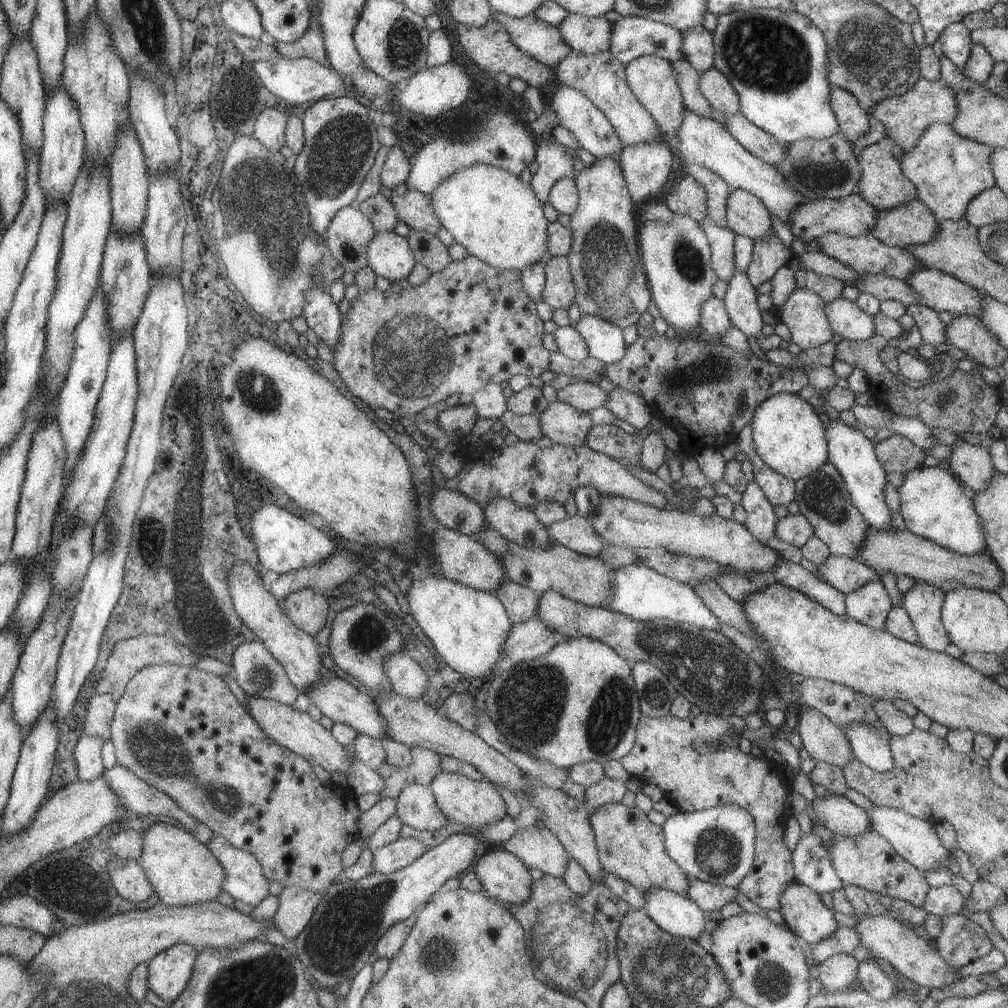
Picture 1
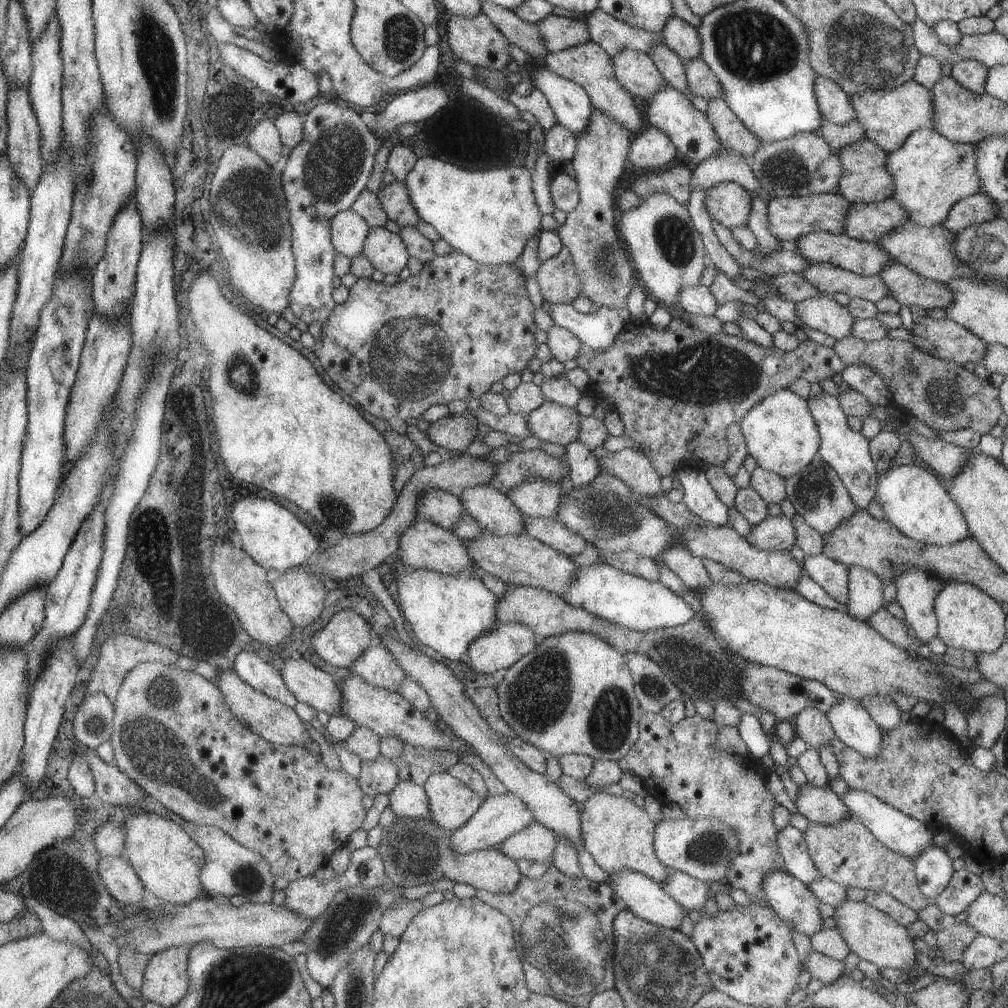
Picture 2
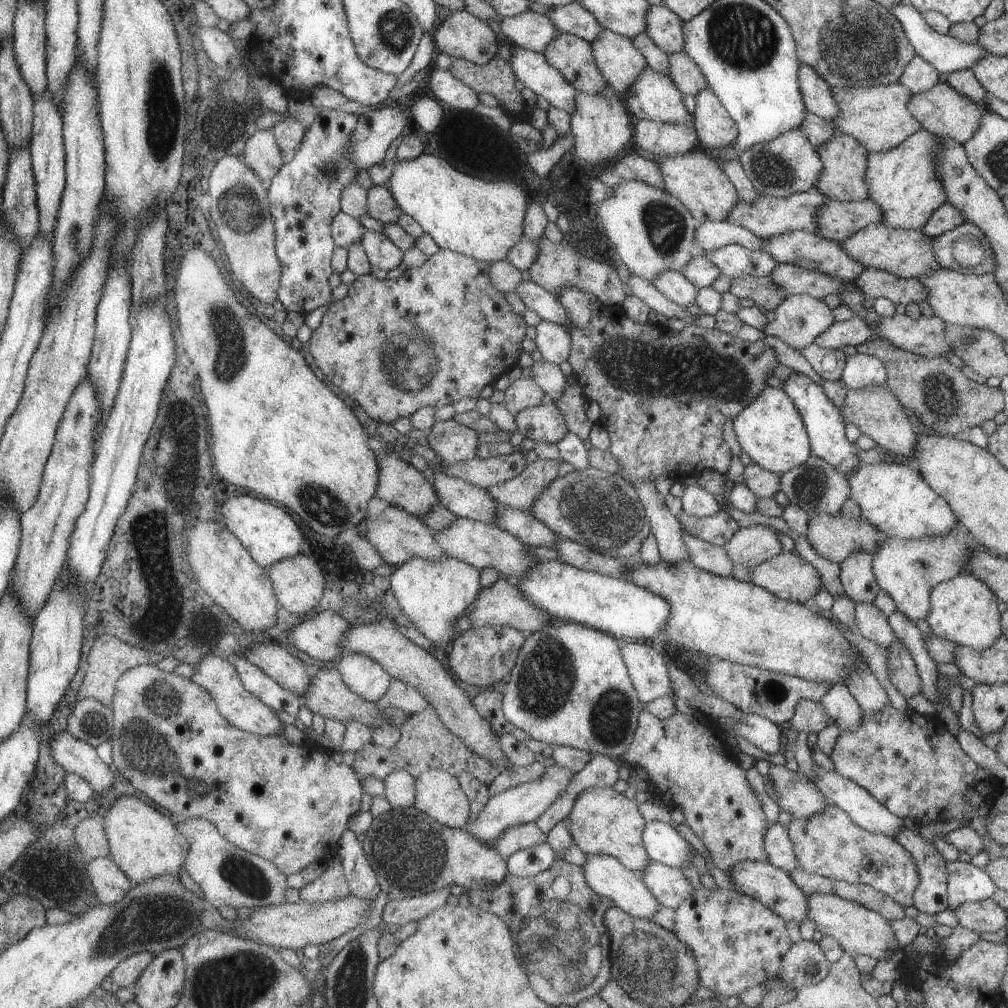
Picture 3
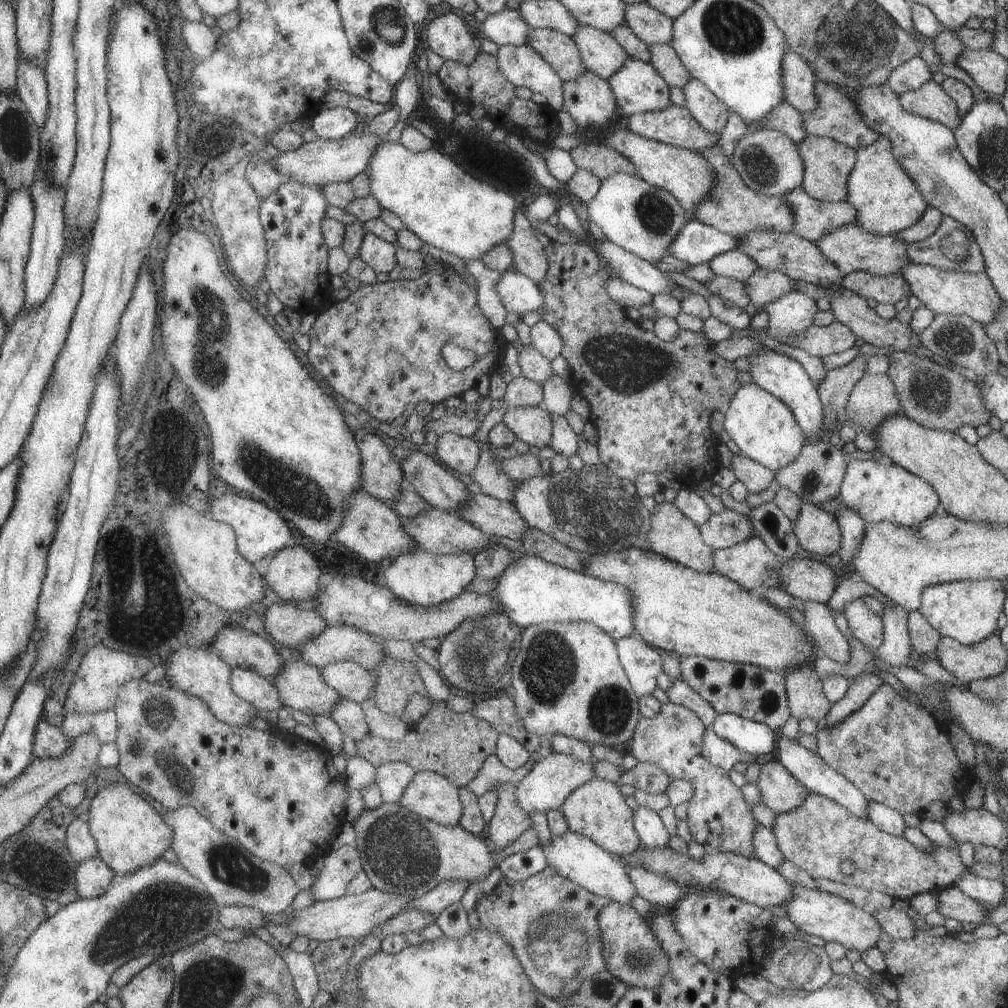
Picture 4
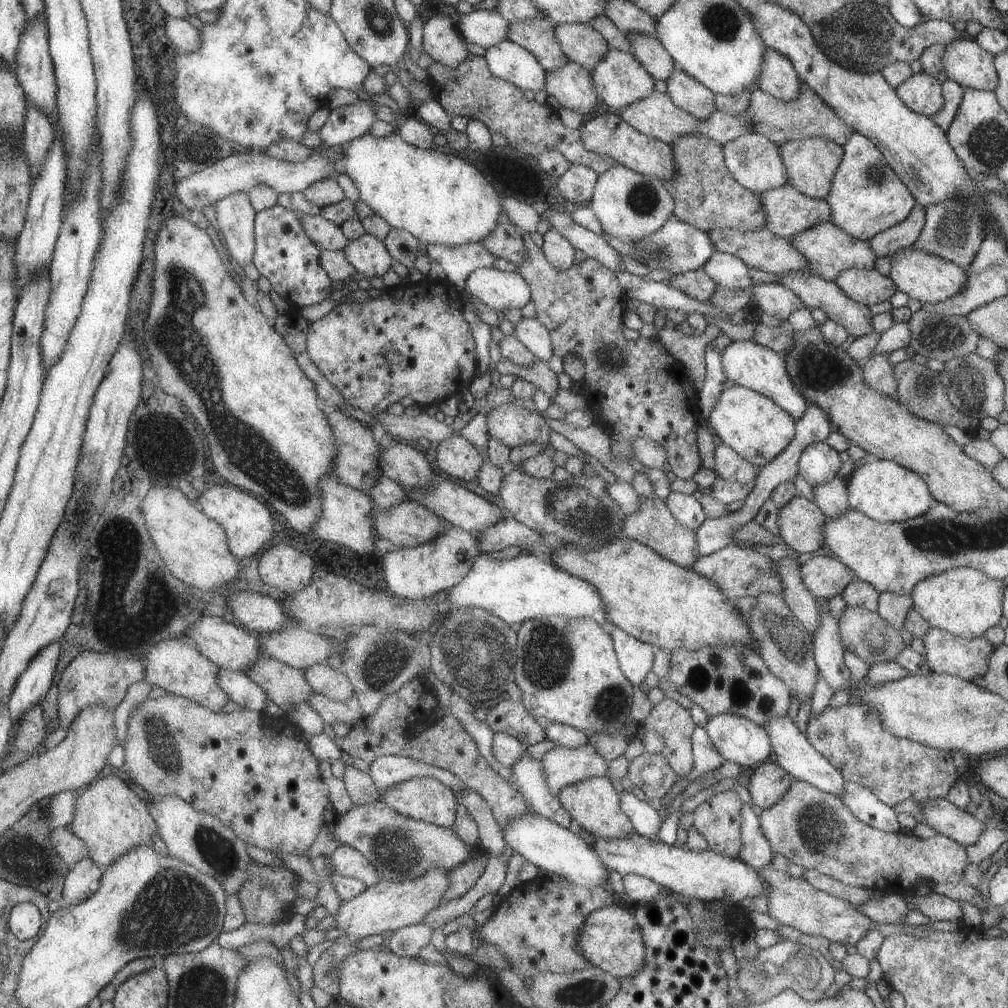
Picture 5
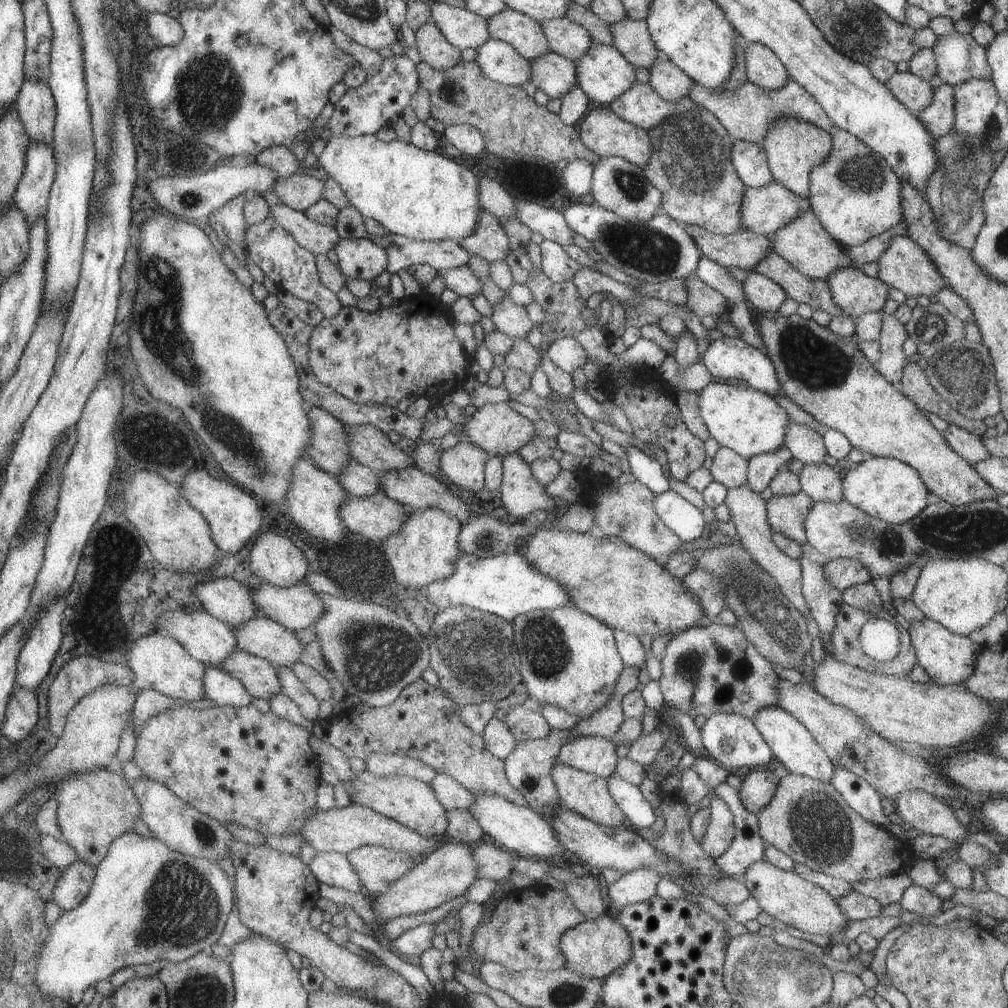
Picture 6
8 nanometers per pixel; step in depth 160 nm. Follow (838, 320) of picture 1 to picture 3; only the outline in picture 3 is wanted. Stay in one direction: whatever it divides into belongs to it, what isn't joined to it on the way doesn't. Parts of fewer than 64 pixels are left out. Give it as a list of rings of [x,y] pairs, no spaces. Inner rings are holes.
[[[808,294],[785,297],[775,308],[774,318],[761,332],[775,336],[793,349],[806,347],[835,321],[830,309],[822,300]]]

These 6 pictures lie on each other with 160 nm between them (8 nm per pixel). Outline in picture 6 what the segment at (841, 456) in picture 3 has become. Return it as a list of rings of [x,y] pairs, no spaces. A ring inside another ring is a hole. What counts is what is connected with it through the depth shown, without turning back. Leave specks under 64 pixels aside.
[[[721,337],[709,342],[700,361],[710,376],[719,380],[743,380],[749,387],[760,390],[773,398],[783,395],[775,369],[769,357],[760,350],[748,345],[741,337]]]

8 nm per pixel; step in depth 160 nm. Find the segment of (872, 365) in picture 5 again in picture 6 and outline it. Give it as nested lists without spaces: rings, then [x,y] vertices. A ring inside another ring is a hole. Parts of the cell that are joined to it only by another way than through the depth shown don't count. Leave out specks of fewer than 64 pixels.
[[[881,312],[882,321],[878,343],[880,344],[879,358],[873,365],[891,384],[898,386],[903,367],[906,365],[906,354],[902,344],[906,335],[906,328],[892,314]]]

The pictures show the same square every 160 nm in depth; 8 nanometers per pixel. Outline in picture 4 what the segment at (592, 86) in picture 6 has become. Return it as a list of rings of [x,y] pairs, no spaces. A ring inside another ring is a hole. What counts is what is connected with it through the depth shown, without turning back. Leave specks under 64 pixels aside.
[[[627,57],[606,80],[623,116],[658,111],[671,104],[670,86],[649,62]]]

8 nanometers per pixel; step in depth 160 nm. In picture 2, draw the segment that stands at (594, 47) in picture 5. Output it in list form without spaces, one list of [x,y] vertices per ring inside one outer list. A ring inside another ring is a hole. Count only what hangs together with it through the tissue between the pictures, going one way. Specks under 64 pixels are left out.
[[[624,48],[609,58],[617,82],[638,102],[648,99],[665,85],[647,53]]]

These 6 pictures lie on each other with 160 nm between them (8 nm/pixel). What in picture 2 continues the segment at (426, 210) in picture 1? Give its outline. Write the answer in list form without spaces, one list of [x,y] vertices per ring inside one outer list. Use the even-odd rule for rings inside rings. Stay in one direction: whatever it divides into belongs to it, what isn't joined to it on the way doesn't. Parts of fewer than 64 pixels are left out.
[[[401,181],[381,184],[376,195],[389,221],[397,223],[400,227],[413,227],[419,221]]]

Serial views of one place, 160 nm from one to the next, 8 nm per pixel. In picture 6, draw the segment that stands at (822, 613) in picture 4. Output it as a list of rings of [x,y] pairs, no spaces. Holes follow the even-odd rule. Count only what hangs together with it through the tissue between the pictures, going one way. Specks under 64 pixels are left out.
[[[747,482],[741,483],[738,487],[726,489],[724,503],[729,509],[730,520],[734,524],[740,544],[750,552],[756,563],[776,580],[780,591],[791,603],[791,606],[794,606],[803,616],[805,613],[809,613],[802,595],[800,562],[781,552],[772,541],[772,532],[766,521],[766,502],[763,501],[760,493],[756,493]]]

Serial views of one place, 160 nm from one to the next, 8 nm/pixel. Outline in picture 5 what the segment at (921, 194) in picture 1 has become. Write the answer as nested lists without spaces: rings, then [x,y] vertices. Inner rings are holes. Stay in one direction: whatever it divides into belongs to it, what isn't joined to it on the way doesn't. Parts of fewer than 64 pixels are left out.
[[[851,132],[842,149],[841,160],[823,198],[831,211],[829,221],[854,239],[868,241],[878,232],[901,222],[916,202],[881,152],[862,134]]]

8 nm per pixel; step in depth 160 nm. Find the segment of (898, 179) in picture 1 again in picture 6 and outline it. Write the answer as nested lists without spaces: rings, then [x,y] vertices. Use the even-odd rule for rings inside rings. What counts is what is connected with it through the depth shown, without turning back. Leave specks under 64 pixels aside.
[[[785,115],[771,122],[759,146],[765,151],[766,161],[773,181],[782,184],[793,194],[807,199],[810,196],[810,170],[822,163],[831,150],[831,137],[828,132],[814,124]]]

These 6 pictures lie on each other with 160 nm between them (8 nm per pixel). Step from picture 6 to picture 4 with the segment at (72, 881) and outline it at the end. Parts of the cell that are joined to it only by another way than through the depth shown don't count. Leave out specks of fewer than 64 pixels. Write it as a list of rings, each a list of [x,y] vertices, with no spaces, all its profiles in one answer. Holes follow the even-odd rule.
[[[101,856],[76,865],[75,871],[75,889],[81,899],[94,899],[105,895],[117,874]]]

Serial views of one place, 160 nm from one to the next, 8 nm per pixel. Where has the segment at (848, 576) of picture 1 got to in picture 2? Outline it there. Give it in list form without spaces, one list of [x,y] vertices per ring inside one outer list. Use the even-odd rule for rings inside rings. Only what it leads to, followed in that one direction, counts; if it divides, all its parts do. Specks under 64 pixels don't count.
[[[823,553],[805,555],[803,572],[816,582],[832,599],[846,610],[848,601],[848,566],[835,562]]]

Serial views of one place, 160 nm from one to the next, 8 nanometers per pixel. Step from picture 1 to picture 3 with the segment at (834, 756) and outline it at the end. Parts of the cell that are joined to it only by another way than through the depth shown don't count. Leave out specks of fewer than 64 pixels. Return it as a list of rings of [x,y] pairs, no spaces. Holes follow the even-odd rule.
[[[807,699],[798,700],[795,705],[793,716],[787,722],[797,732],[818,732],[828,723],[827,716],[820,701],[810,701]]]

